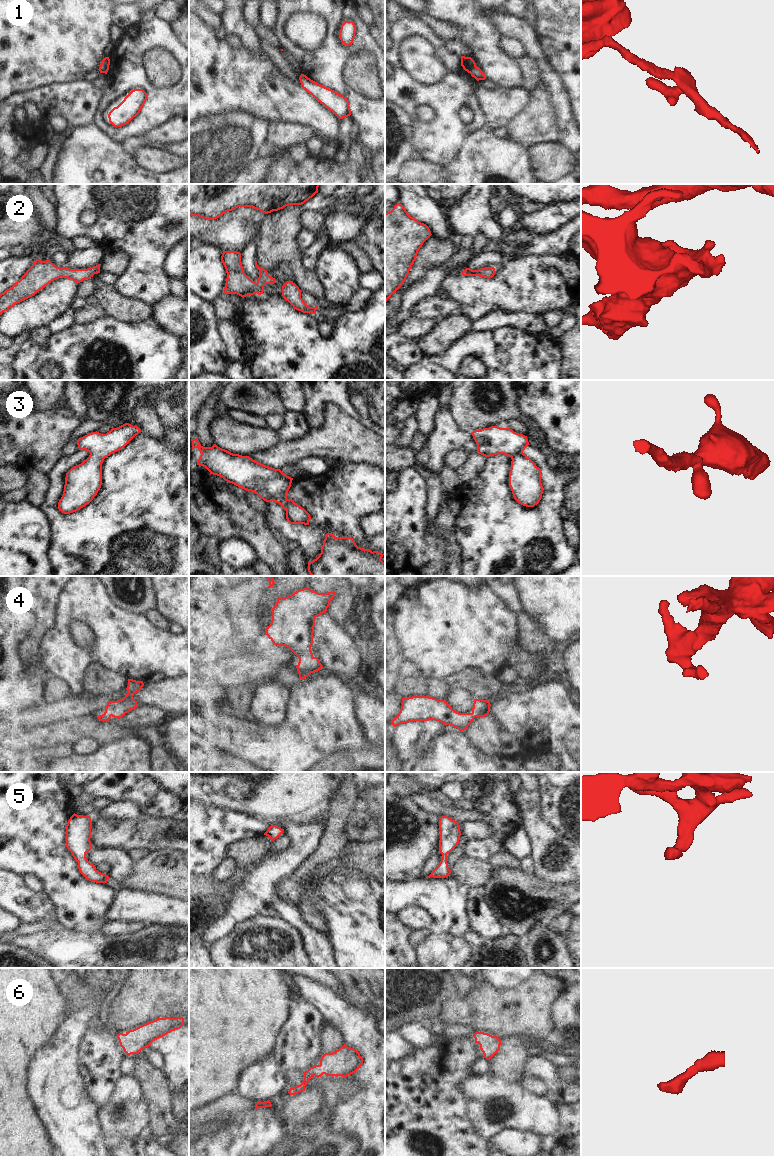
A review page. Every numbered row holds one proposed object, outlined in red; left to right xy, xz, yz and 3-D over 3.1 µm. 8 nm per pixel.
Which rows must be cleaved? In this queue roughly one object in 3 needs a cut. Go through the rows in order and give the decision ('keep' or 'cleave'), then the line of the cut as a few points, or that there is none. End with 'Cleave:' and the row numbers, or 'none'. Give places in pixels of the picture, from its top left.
1: cleave | yz (475, 64), (470, 73)
2: keep | no cut
3: keep | no cut
4: keep | no cut
5: keep | no cut
6: keep | no cut
Cleave: 1

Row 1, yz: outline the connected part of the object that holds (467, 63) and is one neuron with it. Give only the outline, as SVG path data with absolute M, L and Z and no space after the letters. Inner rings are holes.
M461 56L461 66L465 71L471 73L476 63L471 57Z

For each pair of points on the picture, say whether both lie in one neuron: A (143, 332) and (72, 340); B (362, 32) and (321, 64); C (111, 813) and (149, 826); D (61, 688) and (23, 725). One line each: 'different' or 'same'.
A: same
B: same
C: different
D: same

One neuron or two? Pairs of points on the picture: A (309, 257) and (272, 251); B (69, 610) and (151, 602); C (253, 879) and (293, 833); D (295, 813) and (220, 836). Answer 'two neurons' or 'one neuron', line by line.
A: two neurons
B: two neurons
C: one neuron
D: two neurons

